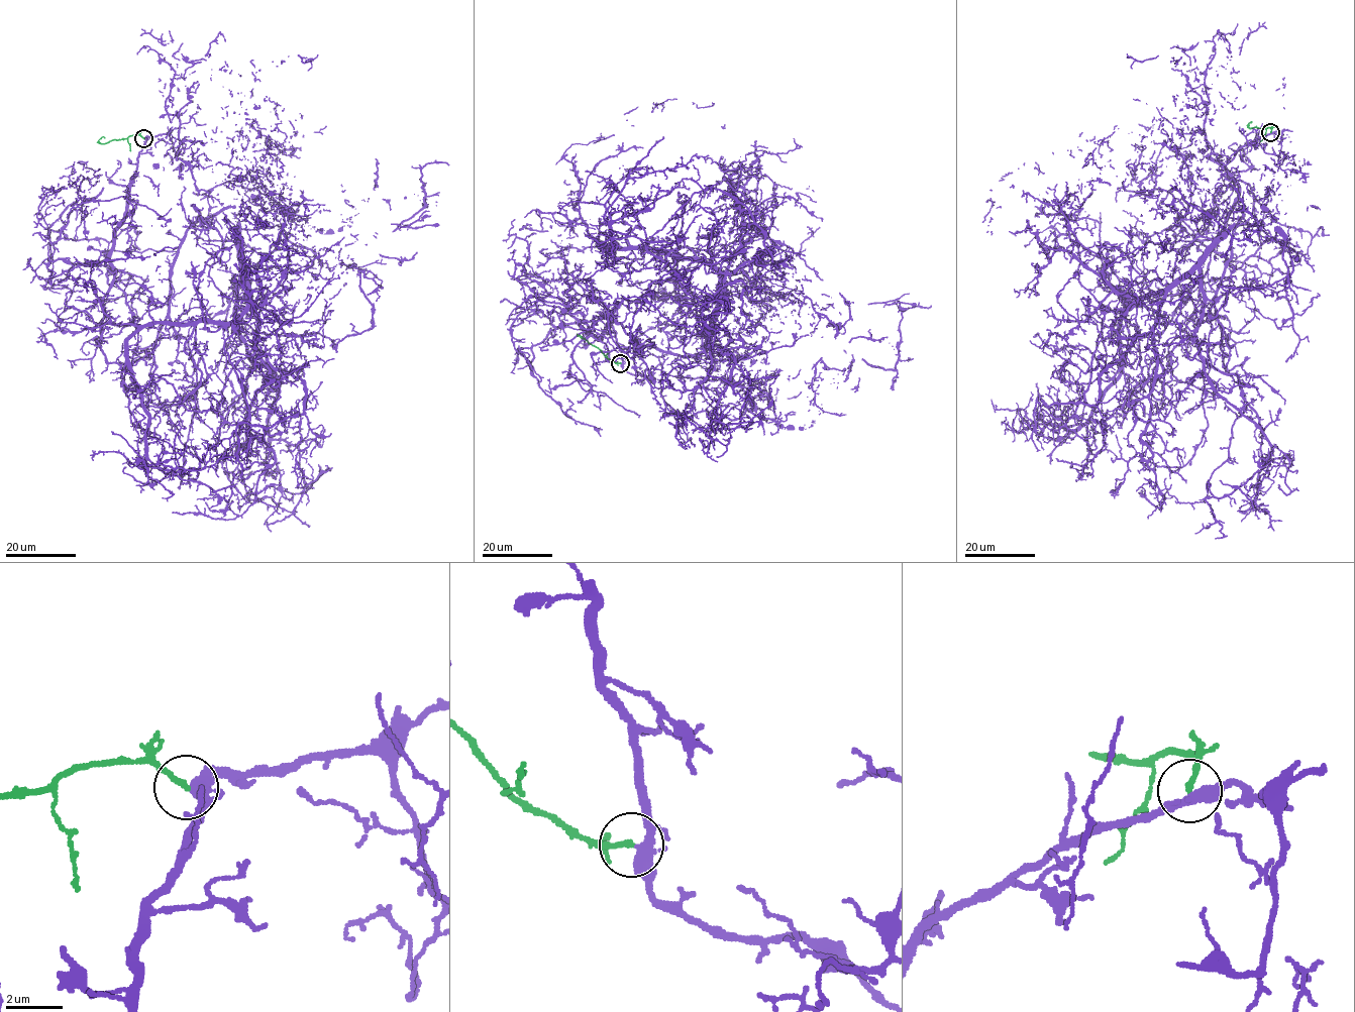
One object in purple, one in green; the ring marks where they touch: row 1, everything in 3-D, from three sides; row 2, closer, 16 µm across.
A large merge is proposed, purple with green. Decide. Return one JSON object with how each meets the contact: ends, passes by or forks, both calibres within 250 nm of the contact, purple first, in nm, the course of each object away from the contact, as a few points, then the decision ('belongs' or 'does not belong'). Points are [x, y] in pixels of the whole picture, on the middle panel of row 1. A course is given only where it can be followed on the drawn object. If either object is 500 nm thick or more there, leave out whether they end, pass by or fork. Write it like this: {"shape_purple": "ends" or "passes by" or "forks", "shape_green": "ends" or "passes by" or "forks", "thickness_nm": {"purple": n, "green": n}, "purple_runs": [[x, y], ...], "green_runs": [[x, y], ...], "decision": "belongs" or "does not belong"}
{"shape_purple": "forks", "shape_green": "ends", "thickness_nm": {"purple": 320, "green": 200}, "purple_runs": [[621, 363], [582, 279], [666, 351], [738, 253], [772, 300], [747, 239], [695, 252]], "green_runs": [[620, 362], [613, 362], [578, 336], [585, 337]], "decision": "belongs"}

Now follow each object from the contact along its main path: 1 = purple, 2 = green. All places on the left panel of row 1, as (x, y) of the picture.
1: (144, 138), (100, 343), (132, 389), (193, 219), (235, 243), (251, 307), (300, 276), (294, 216), (203, 131)
2: (143, 138), (135, 135), (105, 143), (99, 141), (105, 137)

